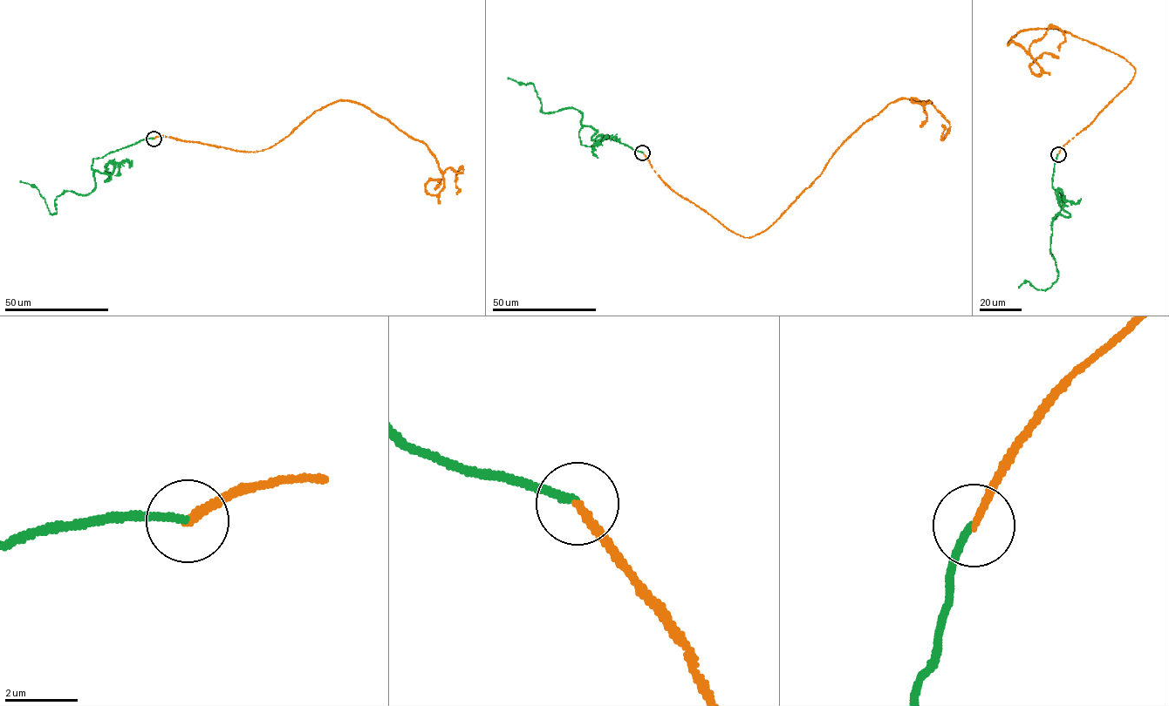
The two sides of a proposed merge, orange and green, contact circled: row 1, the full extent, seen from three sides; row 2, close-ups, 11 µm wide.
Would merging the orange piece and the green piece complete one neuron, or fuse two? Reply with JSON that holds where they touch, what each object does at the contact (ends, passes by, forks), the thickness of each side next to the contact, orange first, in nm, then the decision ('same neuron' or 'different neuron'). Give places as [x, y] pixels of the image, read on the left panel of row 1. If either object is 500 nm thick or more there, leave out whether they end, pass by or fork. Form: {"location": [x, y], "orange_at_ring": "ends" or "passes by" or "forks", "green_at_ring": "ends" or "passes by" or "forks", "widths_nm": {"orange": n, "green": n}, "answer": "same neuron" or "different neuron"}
{"location": [153, 139], "orange_at_ring": "ends", "green_at_ring": "ends", "widths_nm": {"orange": 200, "green": 200}, "answer": "different neuron"}

